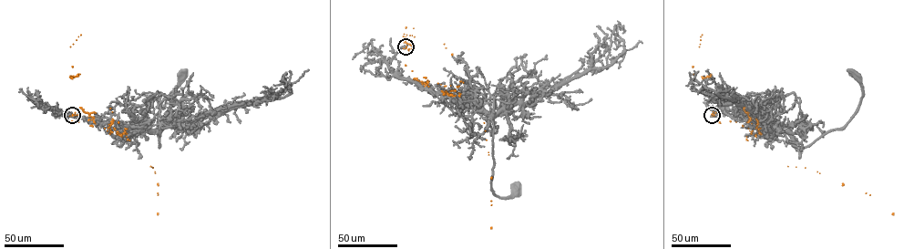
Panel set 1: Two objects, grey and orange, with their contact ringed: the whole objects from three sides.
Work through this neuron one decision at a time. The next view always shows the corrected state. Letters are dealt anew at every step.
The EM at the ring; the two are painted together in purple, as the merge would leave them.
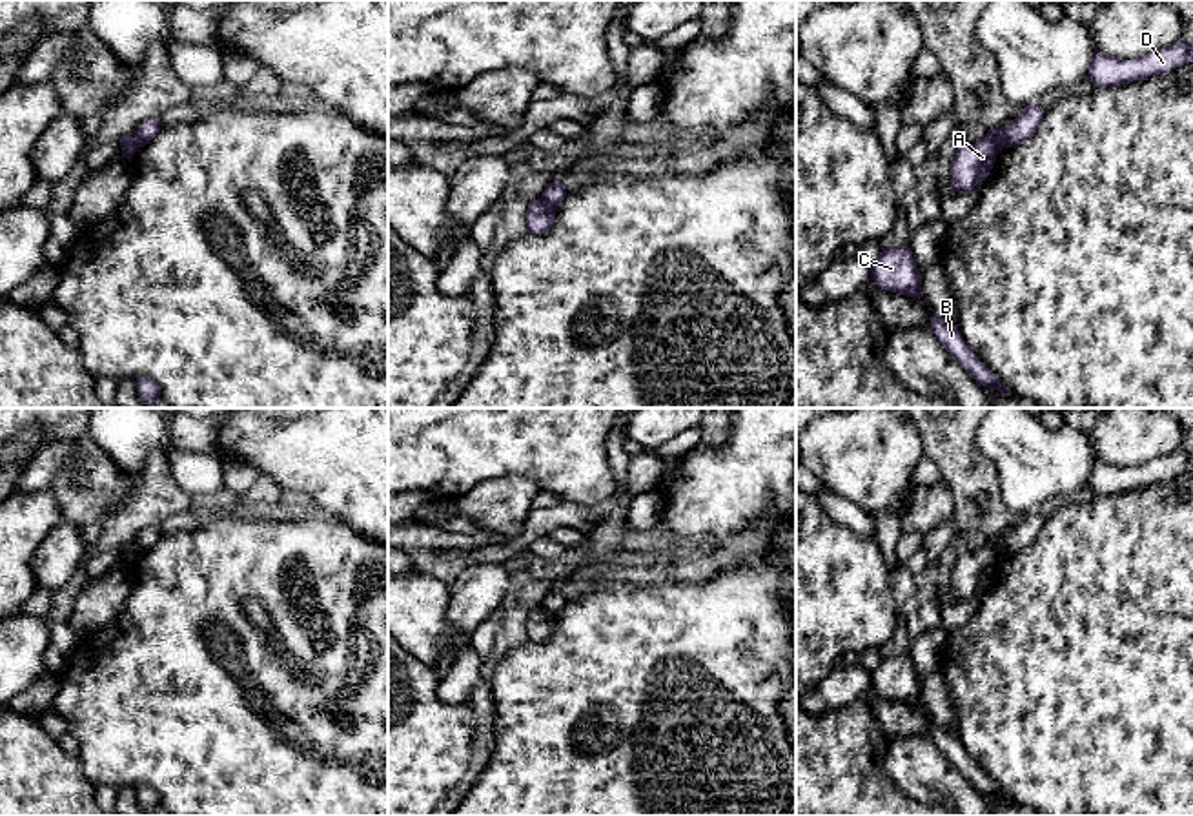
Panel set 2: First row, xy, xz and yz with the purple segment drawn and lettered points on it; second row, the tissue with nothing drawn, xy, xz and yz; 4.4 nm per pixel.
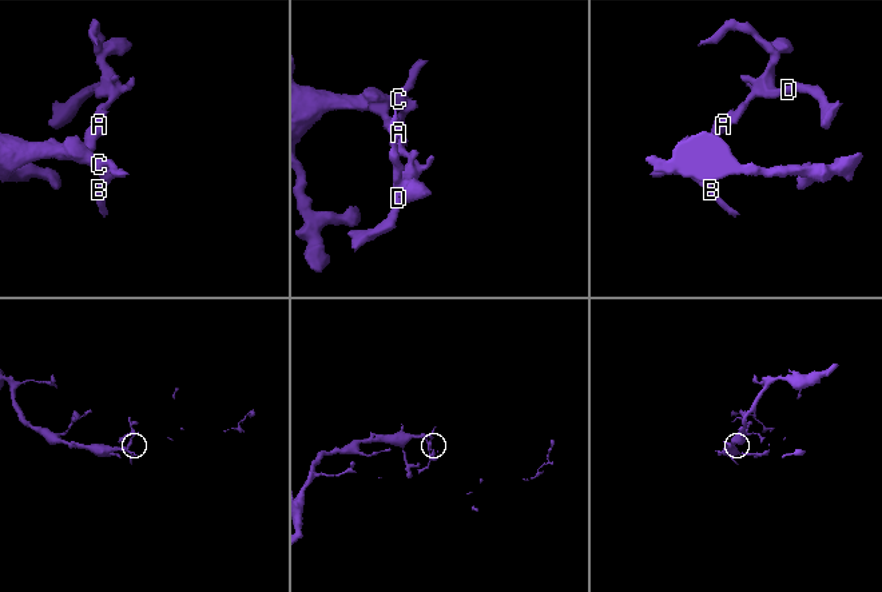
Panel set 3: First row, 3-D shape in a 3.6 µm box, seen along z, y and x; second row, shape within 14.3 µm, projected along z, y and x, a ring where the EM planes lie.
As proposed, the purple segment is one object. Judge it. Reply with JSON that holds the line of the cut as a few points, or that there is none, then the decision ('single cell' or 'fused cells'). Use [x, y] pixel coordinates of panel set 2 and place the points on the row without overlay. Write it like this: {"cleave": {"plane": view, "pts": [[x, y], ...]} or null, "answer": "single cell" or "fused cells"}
{"cleave": {"plane": "yz", "pts": [[1004, 536], [997, 556]]}, "answer": "fused cells"}

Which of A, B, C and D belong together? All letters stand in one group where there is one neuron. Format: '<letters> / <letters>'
A B C / D

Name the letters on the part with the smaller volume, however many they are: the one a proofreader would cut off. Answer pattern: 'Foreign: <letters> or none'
Foreign: D

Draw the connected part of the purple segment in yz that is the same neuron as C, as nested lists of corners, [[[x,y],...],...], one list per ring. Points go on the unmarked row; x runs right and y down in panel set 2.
[[[909,654],[883,658],[869,676],[878,696],[913,707],[923,705],[922,681]]]

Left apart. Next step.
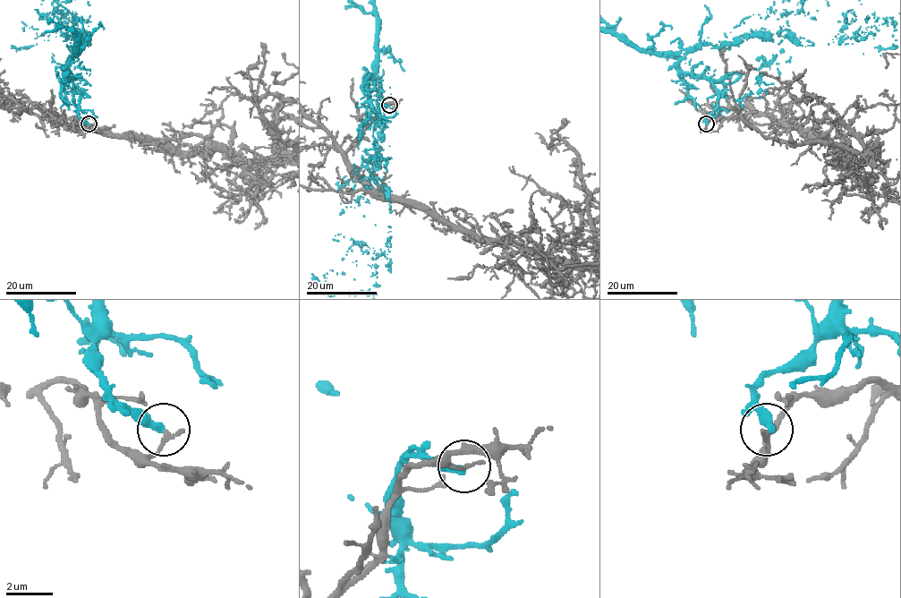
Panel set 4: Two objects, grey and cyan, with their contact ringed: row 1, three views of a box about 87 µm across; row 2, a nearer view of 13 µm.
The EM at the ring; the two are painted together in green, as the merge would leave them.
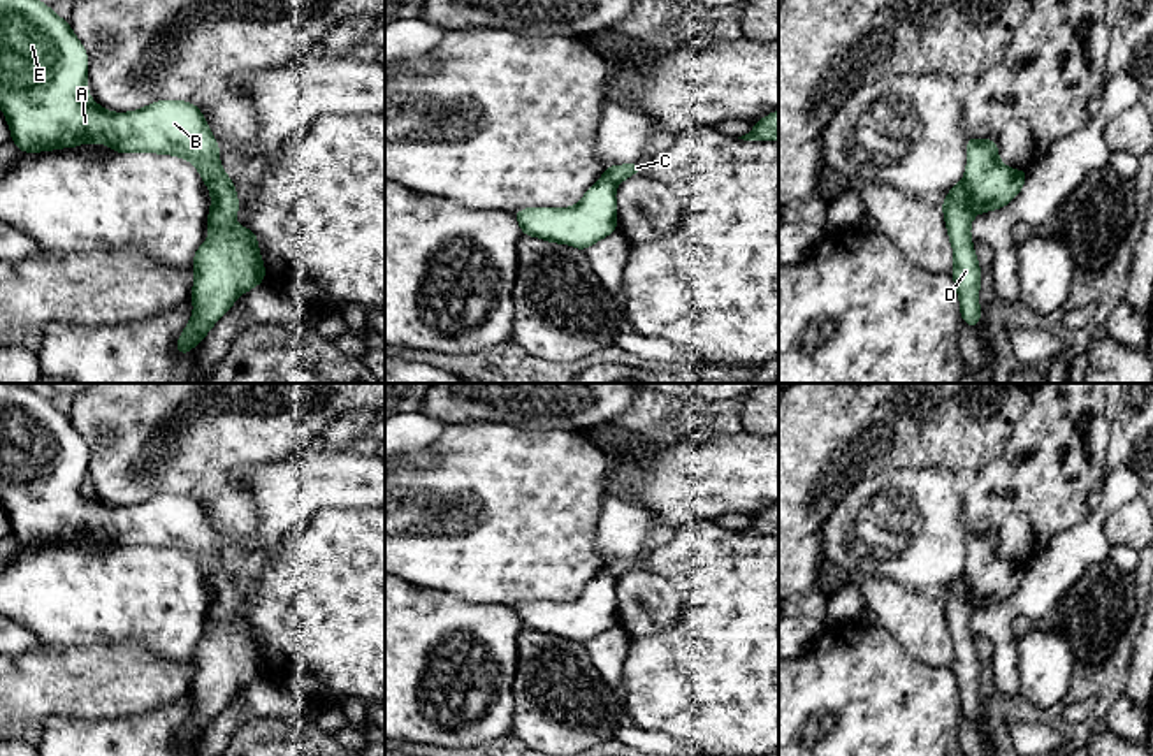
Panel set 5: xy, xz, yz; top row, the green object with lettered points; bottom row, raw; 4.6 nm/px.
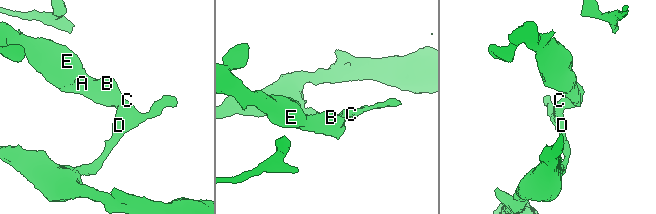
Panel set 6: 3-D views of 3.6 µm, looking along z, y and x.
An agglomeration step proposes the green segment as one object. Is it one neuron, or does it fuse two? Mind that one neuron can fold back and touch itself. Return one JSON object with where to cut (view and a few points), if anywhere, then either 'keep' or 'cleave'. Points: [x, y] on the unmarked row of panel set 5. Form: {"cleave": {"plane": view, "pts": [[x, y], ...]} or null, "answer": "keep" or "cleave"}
{"cleave": {"plane": "yz", "pts": [[964, 572], [972, 600], [978, 605]]}, "answer": "cleave"}

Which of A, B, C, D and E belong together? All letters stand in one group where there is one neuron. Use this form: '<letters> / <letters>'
A B E / C D

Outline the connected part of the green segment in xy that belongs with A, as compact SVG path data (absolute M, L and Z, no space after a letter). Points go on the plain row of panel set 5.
M0 383L0 503L11 520L11 534L23 547L107 538L114 547L160 547L195 559L213 584L227 566L220 559L218 536L195 498L158 494L139 505L111 506L88 489L88 447L69 415L28 383Z

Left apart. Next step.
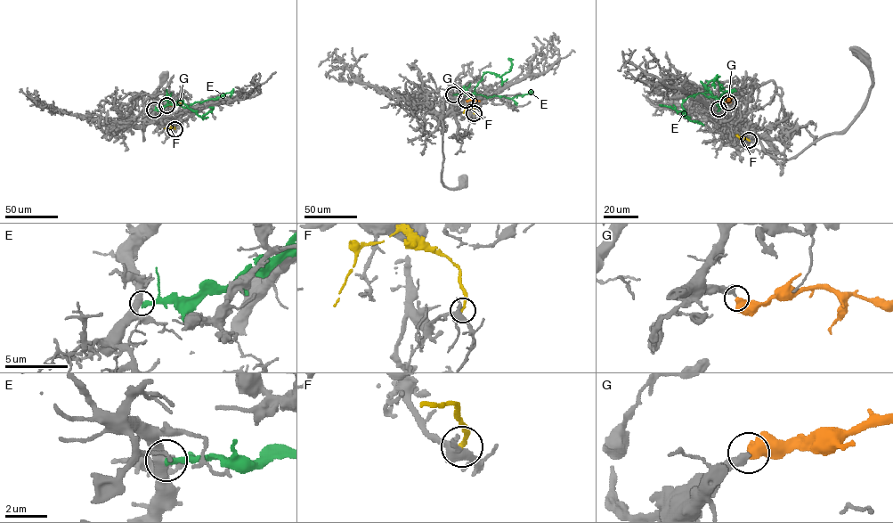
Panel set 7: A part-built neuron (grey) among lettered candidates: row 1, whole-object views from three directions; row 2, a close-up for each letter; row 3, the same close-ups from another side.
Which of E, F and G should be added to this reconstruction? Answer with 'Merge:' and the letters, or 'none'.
Merge: G

